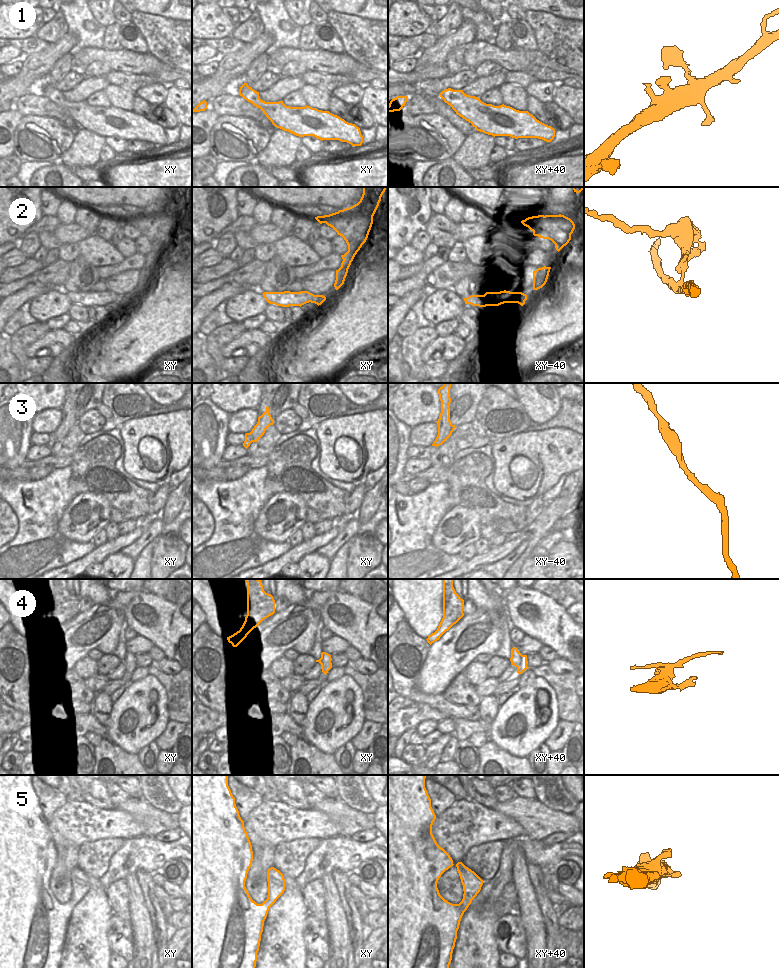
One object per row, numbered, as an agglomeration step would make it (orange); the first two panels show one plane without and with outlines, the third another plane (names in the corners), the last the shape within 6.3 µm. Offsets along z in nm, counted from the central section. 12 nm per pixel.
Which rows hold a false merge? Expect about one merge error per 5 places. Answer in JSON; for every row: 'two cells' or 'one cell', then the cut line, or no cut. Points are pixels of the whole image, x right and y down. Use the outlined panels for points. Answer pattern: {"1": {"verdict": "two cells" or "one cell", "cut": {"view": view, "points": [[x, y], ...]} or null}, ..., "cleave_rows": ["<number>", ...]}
{"1": {"verdict": "one cell", "cut": null}, "2": {"verdict": "two cells", "cut": {"view": "xy", "points": [[341, 266], [348, 268]]}}, "3": {"verdict": "one cell", "cut": null}, "4": {"verdict": "two cells", "cut": {"view": "xy", "points": [[331, 665], [329, 669]]}}, "5": {"verdict": "one cell", "cut": null}, "cleave_rows": ["2", "4"]}

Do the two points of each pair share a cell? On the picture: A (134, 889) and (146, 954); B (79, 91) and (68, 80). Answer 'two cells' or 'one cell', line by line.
A: one cell
B: two cells

